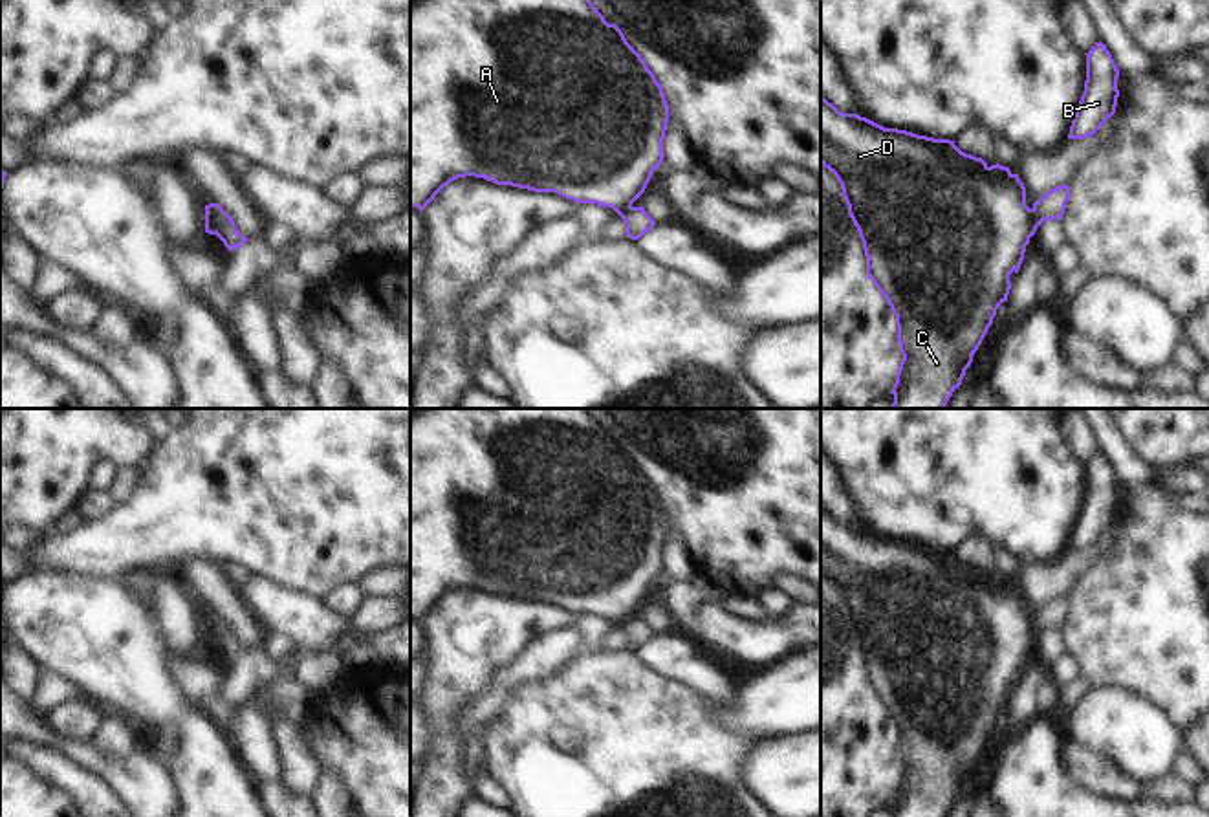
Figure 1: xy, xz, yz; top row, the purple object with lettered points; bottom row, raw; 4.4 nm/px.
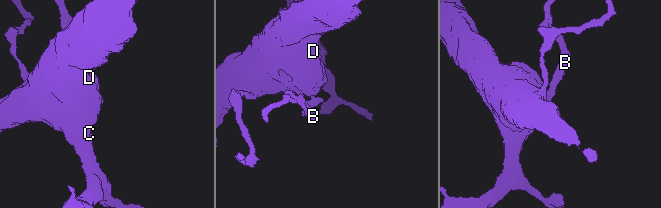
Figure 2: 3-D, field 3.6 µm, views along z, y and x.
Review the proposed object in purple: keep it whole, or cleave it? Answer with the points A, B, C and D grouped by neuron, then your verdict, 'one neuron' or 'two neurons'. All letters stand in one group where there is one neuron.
groups A C D / B; two neurons

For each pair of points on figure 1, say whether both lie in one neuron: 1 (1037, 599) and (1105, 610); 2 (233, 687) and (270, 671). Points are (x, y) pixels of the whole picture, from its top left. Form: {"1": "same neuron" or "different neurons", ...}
{"1": "different neurons", "2": "same neuron"}

